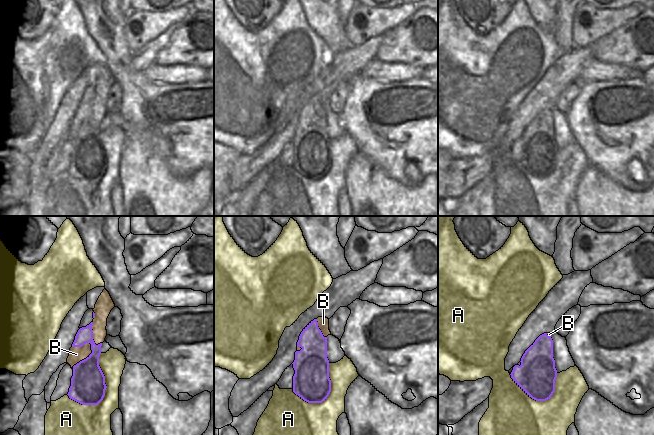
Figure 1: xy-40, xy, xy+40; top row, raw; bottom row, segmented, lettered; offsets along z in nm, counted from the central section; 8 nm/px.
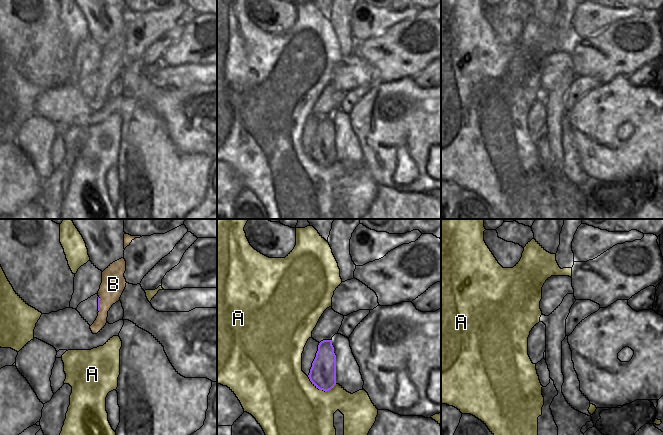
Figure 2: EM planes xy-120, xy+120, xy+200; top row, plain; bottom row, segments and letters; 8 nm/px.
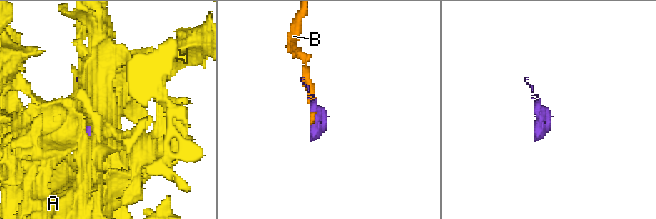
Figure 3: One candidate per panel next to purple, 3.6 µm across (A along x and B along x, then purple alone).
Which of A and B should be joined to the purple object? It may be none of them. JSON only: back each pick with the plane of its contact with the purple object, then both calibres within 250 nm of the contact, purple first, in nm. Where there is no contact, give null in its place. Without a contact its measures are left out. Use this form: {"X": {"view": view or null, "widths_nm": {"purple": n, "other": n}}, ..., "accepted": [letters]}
{"accepted": []}

